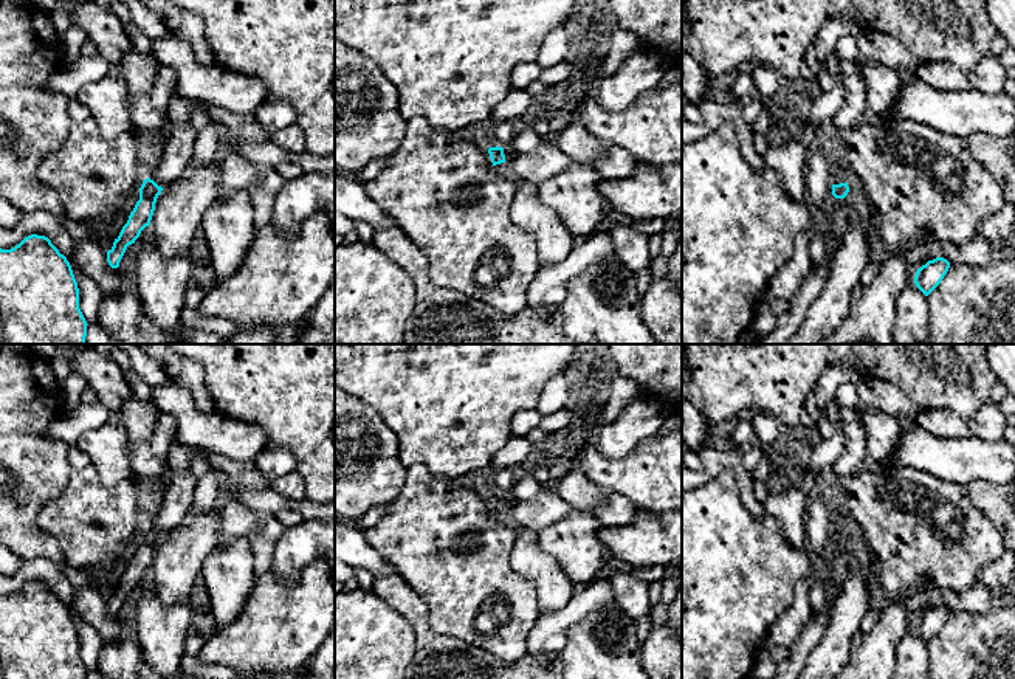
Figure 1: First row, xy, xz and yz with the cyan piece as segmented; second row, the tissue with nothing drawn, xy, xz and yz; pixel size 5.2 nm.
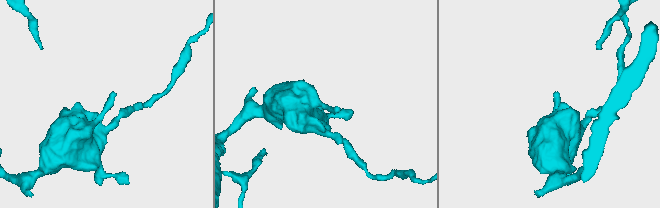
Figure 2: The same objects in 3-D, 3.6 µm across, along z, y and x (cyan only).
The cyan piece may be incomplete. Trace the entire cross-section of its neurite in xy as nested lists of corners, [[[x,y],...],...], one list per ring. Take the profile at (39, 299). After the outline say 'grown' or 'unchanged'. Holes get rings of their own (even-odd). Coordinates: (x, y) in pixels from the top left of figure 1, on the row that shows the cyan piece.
[[[31,234],[11,250],[0,248],[0,344],[85,344],[87,326],[71,265],[48,237]]]; unchanged

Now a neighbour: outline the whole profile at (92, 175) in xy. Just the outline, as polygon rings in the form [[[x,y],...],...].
[[[87,118],[70,127],[67,138],[42,161],[37,177],[60,198],[68,219],[74,222],[96,222],[101,228],[118,219],[126,198],[138,191],[146,180],[143,163],[138,158],[138,138],[149,135],[126,132],[105,140],[95,122]]]

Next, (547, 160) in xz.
[[[553,138],[542,140],[542,143],[532,152],[519,153],[513,161],[513,169],[521,181],[541,184],[545,180],[566,171],[572,163],[553,141]]]

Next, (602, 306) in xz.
[[[617,256],[594,264],[567,284],[559,305],[564,332],[580,344],[657,344],[642,319],[635,274]]]

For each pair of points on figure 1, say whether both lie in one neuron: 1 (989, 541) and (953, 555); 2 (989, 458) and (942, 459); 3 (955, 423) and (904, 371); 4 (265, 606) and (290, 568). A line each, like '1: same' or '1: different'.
1: same
2: same
3: different
4: different

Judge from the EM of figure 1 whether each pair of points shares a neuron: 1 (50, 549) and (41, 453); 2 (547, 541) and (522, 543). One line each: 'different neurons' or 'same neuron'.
1: same neuron
2: different neurons

